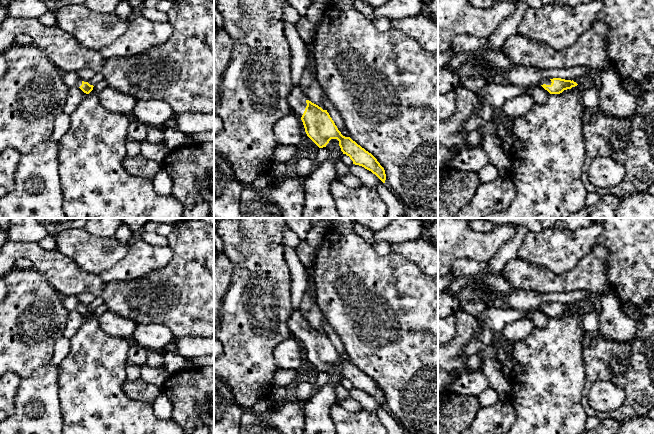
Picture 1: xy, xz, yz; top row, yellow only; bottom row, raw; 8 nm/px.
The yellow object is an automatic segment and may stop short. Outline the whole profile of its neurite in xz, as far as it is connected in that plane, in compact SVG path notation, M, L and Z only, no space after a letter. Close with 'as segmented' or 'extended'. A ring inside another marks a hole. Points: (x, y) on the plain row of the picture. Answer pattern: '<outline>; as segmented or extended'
M293 308L287 325L292 336L301 342L307 360L319 372L326 371L331 363L337 363L341 375L350 381L353 388L371 395L385 407L385 394L377 383L350 361L343 360L327 334L323 334L318 329L309 325L303 315Z; extended

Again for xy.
M76 295L63 296L63 305L68 312L77 310L86 318L89 318L94 311L93 309L90 309L88 306L82 305Z; extended

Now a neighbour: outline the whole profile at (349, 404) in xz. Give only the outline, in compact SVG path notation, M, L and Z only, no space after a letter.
M337 398L337 404L342 406L343 408L345 408L348 411L361 411L363 410L361 404L359 402L357 402L354 399L348 398L345 400L339 399Z

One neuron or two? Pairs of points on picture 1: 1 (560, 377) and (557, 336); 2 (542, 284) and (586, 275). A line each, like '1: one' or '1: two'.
1: one
2: one

